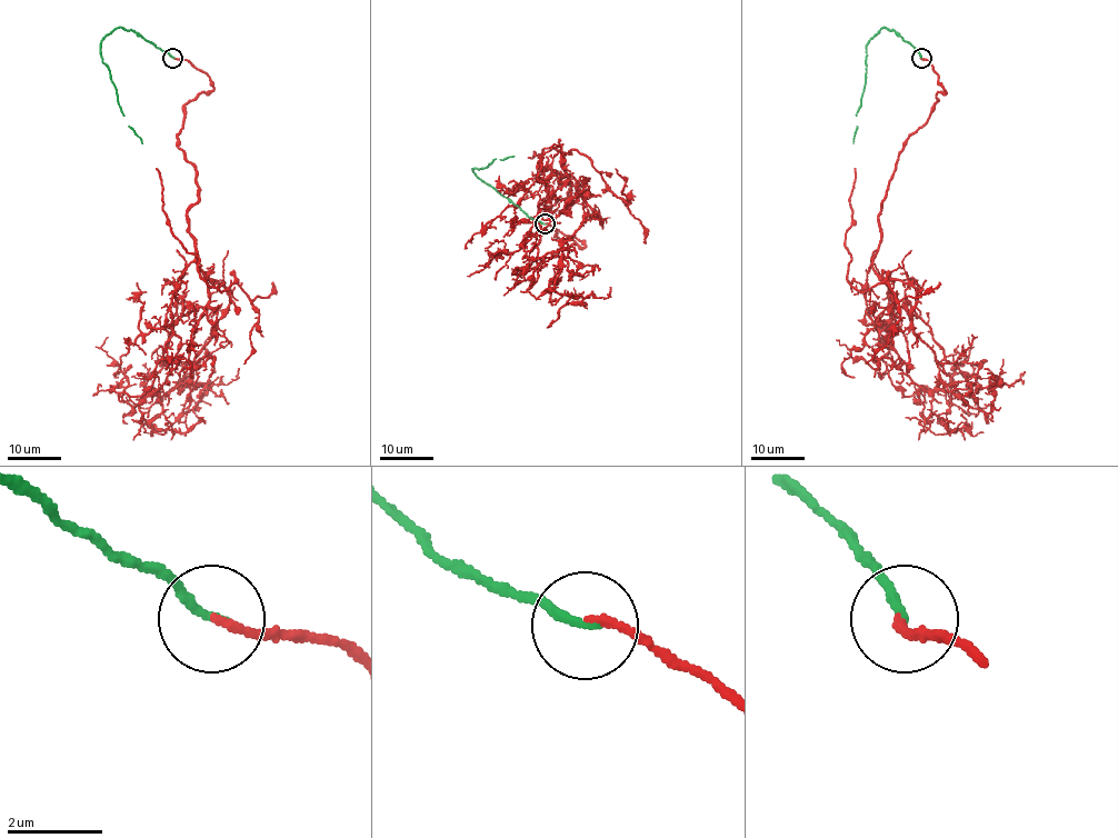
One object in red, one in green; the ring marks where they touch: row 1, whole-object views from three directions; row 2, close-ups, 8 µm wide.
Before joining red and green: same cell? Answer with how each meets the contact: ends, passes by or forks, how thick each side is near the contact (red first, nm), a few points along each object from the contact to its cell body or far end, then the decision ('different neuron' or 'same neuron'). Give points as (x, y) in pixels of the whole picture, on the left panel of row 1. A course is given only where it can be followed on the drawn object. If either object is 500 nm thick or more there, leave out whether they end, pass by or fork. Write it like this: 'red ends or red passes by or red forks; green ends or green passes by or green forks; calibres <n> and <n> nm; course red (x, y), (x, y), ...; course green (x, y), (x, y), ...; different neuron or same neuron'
red ends; green ends; calibres 170 and 200 nm; course red (172, 58), (213, 88), (186, 106), (178, 147), (199, 268), (229, 296), (185, 412), (211, 387), (175, 371); course green (172, 58), (136, 31), (122, 27), (112, 30), (101, 42), (101, 58), (110, 73), (118, 105), (142, 143); same neuron

